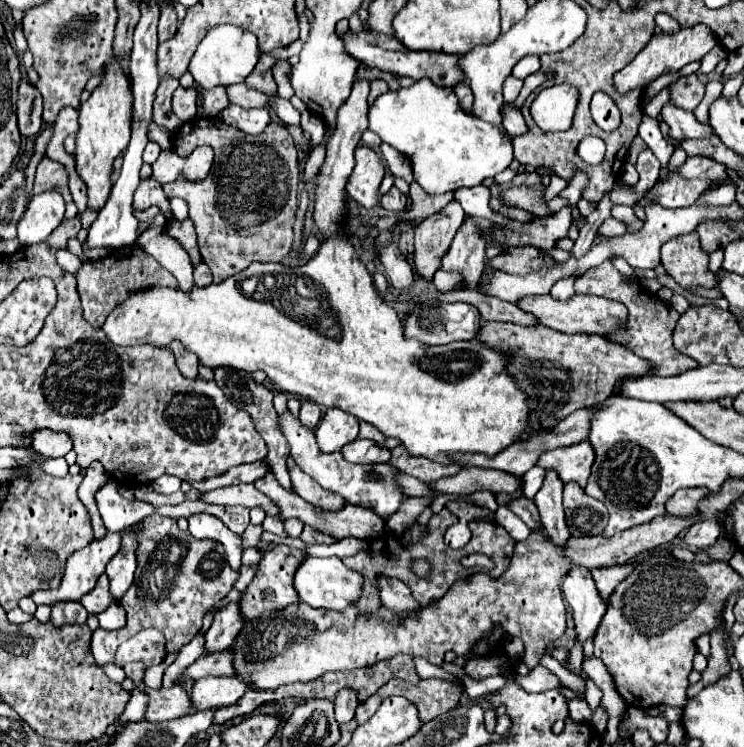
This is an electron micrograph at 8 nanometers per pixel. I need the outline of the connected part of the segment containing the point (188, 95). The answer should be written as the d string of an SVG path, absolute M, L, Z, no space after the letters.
M179 86L173 94L173 110L183 122L187 122L187 120L191 120L195 116L195 110L197 110L196 101L197 92L195 86L189 88Z

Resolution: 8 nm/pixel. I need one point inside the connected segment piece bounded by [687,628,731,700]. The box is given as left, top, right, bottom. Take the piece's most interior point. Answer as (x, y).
(718, 667)

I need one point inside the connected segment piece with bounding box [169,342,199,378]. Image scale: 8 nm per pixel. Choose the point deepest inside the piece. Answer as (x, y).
(187, 361)

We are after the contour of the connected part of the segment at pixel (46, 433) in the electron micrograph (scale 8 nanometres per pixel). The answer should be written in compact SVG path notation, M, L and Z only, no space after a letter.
M37 430L33 432L33 444L31 444L41 456L45 458L61 458L71 450L71 438L63 432L51 432L51 430Z

